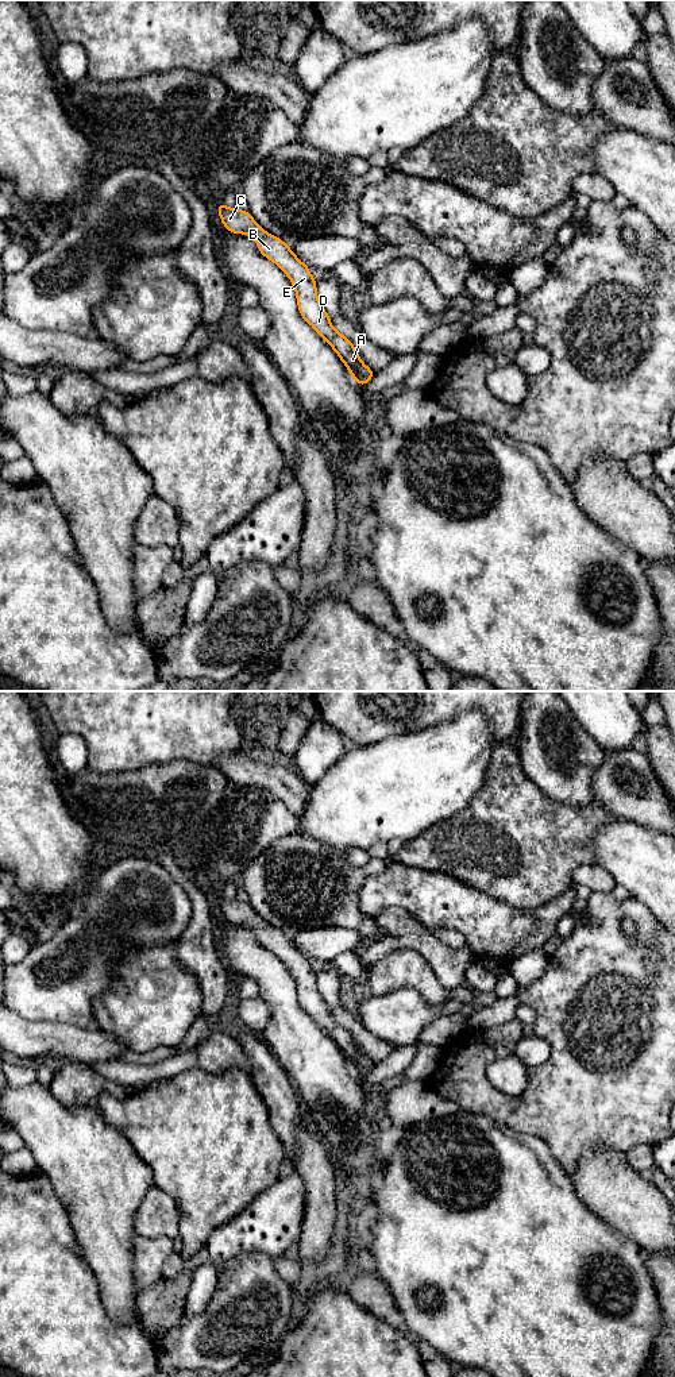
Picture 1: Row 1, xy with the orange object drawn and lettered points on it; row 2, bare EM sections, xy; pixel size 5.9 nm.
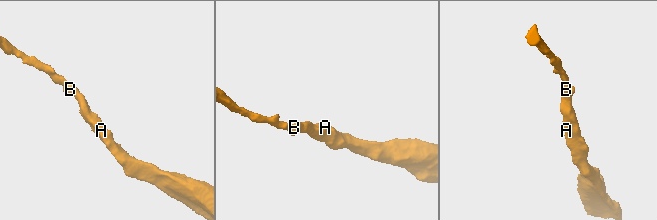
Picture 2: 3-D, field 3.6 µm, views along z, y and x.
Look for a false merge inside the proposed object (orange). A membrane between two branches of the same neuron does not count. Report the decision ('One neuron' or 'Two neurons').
One neuron

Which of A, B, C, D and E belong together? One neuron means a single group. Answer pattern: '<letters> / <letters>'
A B C D E

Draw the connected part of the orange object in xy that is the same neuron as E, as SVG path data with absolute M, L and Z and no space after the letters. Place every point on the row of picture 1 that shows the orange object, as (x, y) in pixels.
M223 201L219 202L217 211L227 231L254 238L261 254L281 267L296 289L302 319L335 350L352 374L354 381L359 385L367 385L375 373L362 362L350 339L339 333L331 324L329 316L319 301L317 282L309 267L294 255L282 239L259 227L248 211L227 208Z

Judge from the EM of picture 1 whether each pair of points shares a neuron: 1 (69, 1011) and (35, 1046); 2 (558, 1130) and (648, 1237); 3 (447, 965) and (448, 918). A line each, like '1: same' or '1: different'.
1: different
2: different
3: different

